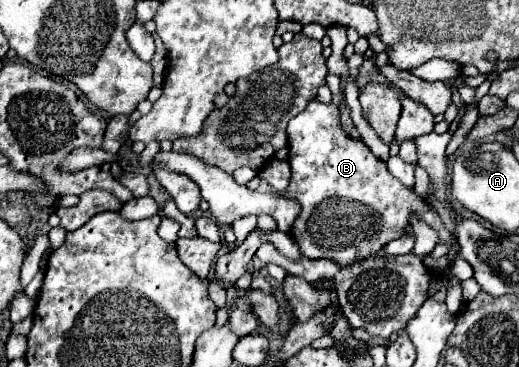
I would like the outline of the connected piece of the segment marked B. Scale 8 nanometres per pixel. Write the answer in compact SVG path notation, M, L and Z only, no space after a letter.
M316 98L310 100L306 110L288 124L288 146L292 178L284 196L302 204L302 214L290 230L302 256L332 258L340 266L348 266L354 260L378 252L390 240L404 236L414 212L438 230L440 242L452 240L452 234L426 200L400 184L368 146L344 134L336 104L322 104Z

